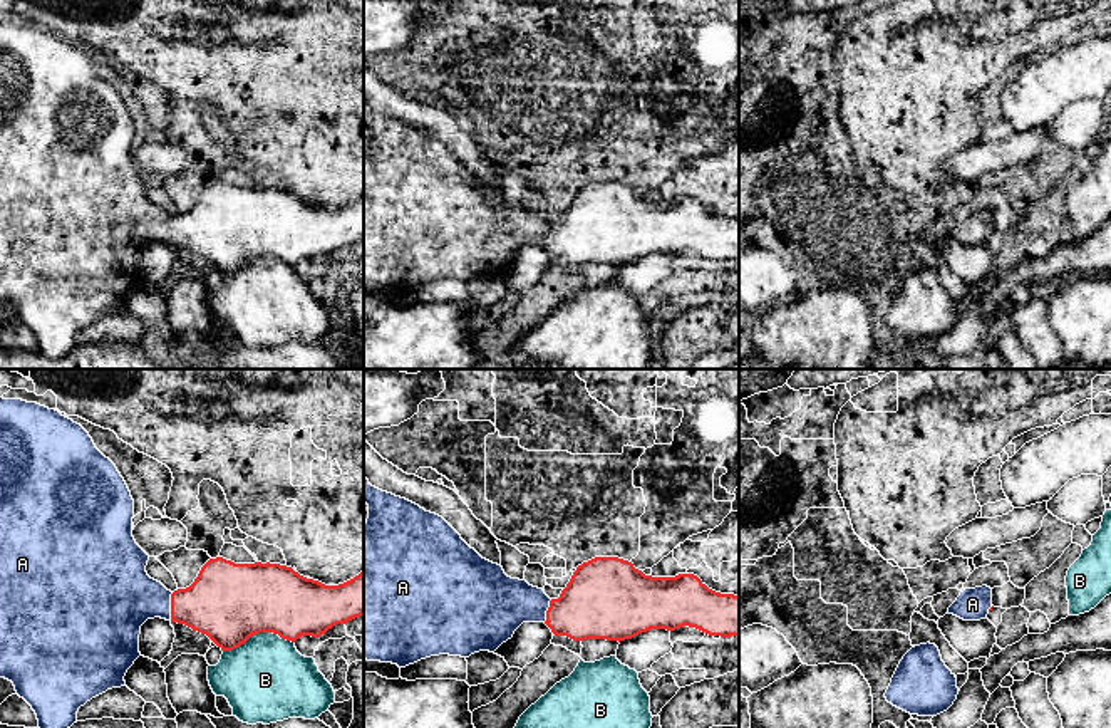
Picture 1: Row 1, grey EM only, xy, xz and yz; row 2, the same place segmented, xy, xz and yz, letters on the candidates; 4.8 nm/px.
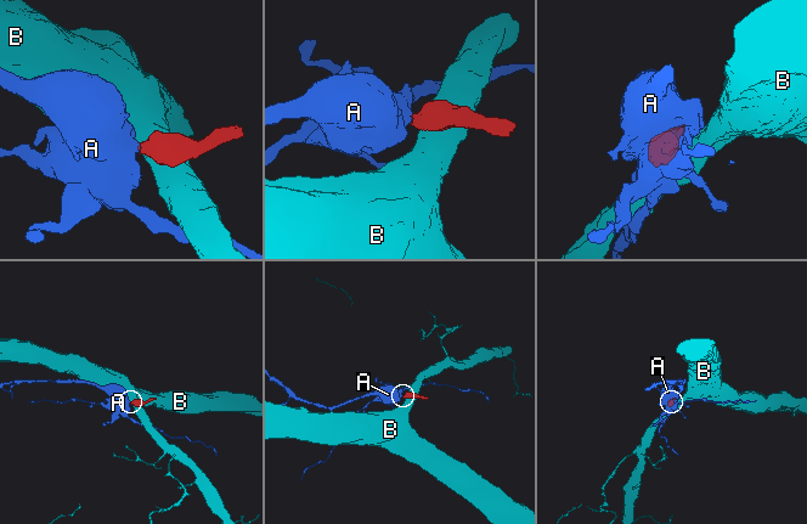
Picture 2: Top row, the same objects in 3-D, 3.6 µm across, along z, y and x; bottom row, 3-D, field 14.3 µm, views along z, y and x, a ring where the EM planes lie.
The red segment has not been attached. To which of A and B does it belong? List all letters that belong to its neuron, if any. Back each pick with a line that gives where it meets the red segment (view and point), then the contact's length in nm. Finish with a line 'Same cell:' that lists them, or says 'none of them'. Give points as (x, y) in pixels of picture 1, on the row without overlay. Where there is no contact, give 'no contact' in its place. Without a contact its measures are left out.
A: xy (171, 230) | 140 nm
Same cell: A

